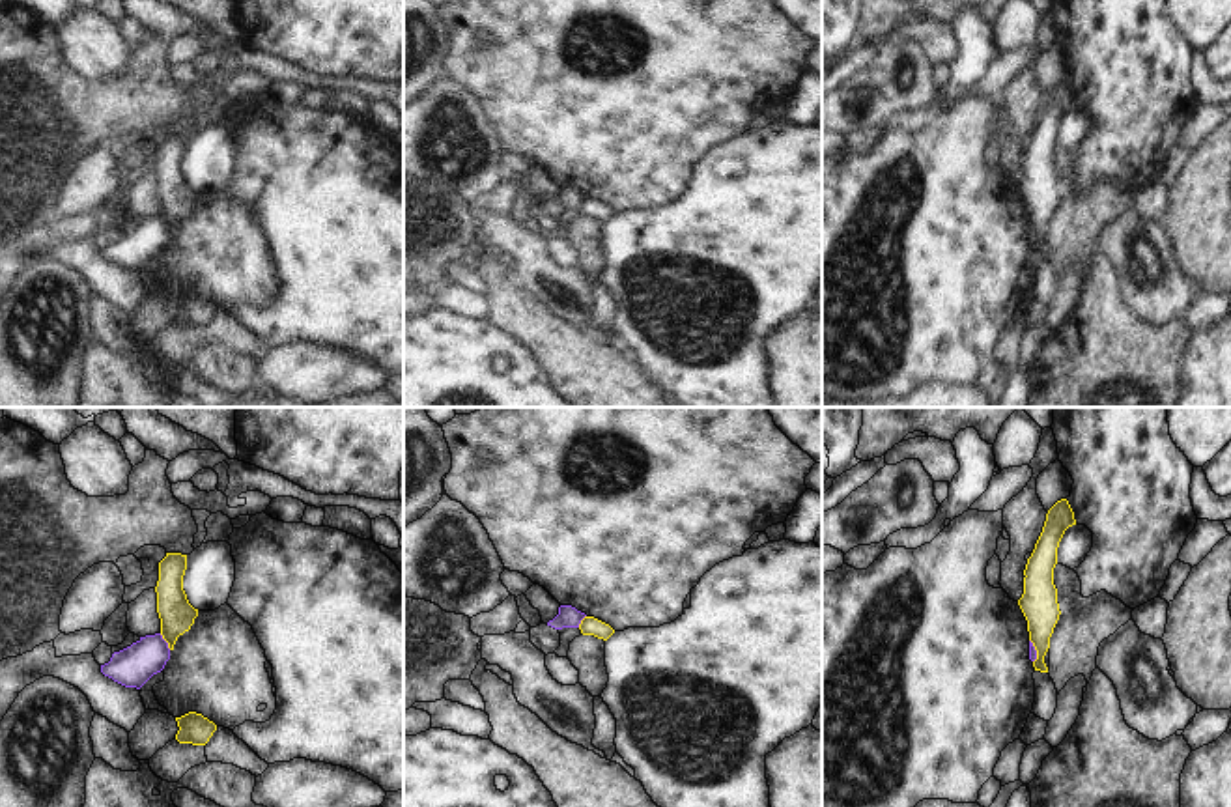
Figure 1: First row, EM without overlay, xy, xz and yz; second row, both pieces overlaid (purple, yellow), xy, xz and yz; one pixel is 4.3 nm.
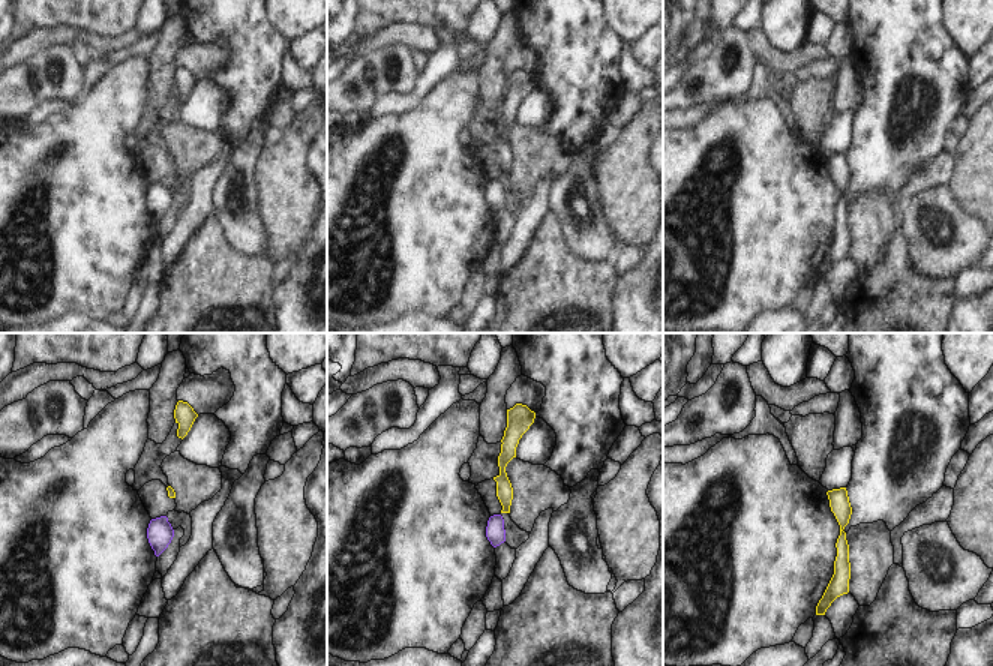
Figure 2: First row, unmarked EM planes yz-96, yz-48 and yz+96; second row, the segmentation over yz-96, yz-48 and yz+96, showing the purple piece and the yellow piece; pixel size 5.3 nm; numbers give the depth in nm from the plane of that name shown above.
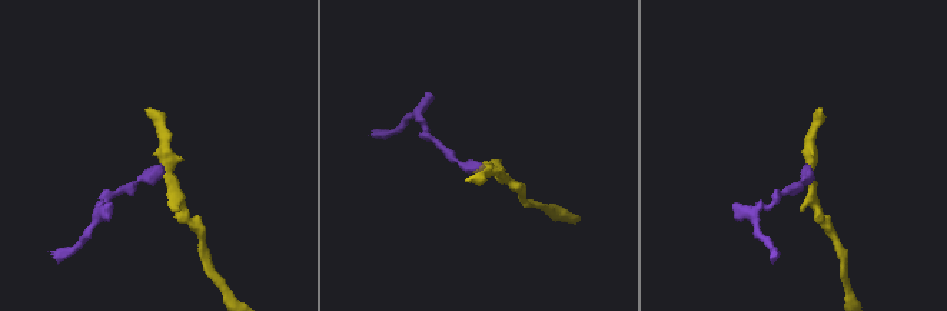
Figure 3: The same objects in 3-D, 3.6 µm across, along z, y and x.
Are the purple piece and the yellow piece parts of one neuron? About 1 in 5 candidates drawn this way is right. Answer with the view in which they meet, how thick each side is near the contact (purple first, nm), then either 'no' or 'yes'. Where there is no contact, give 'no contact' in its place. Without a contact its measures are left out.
xy | 170/150 nm | no

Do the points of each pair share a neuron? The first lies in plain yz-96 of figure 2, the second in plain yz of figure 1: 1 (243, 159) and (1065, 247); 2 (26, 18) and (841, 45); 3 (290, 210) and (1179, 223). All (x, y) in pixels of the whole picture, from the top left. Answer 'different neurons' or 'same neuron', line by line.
1: different neurons
2: same neuron
3: same neuron

